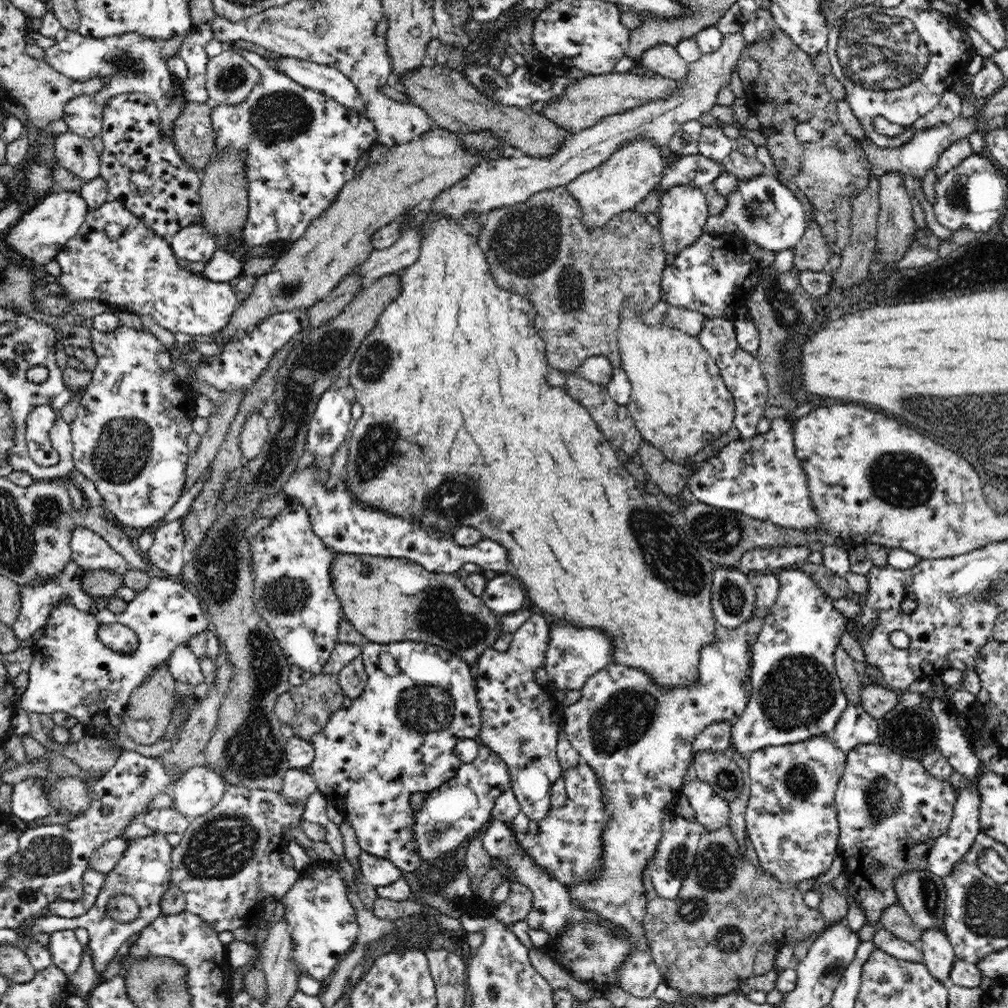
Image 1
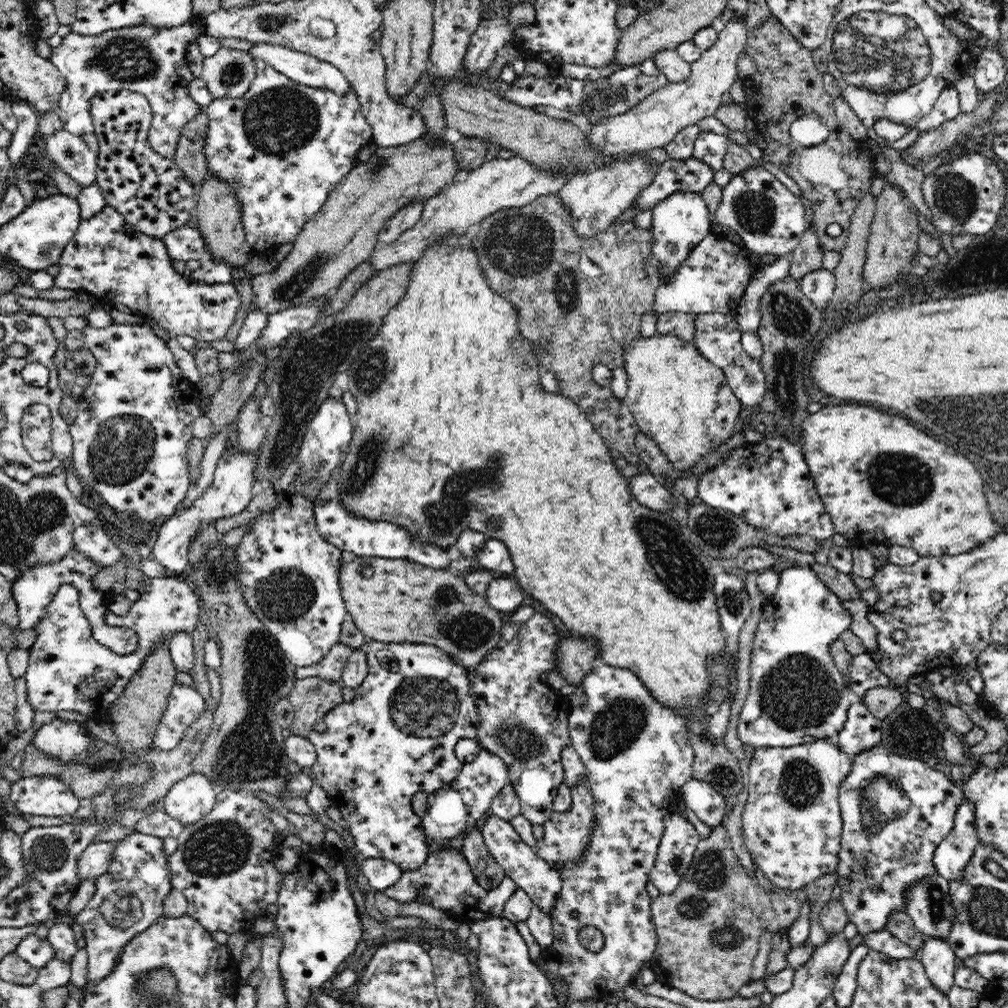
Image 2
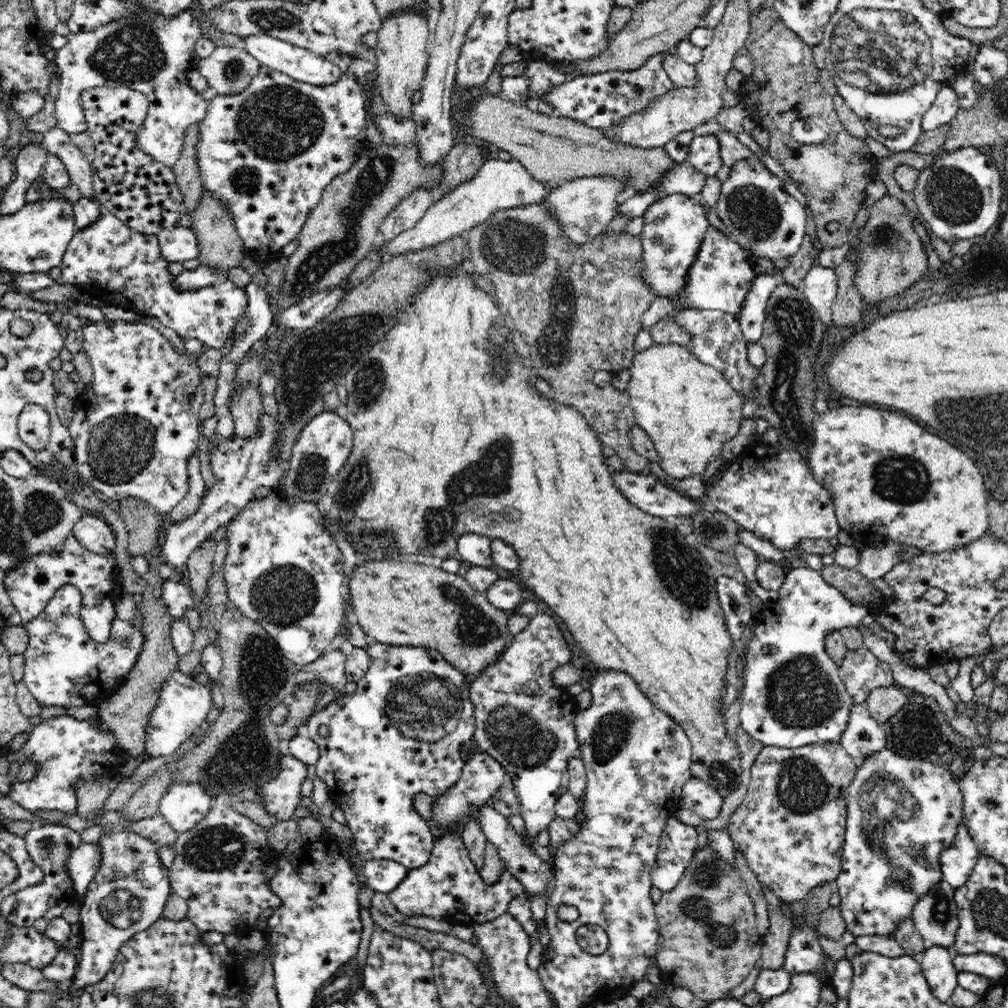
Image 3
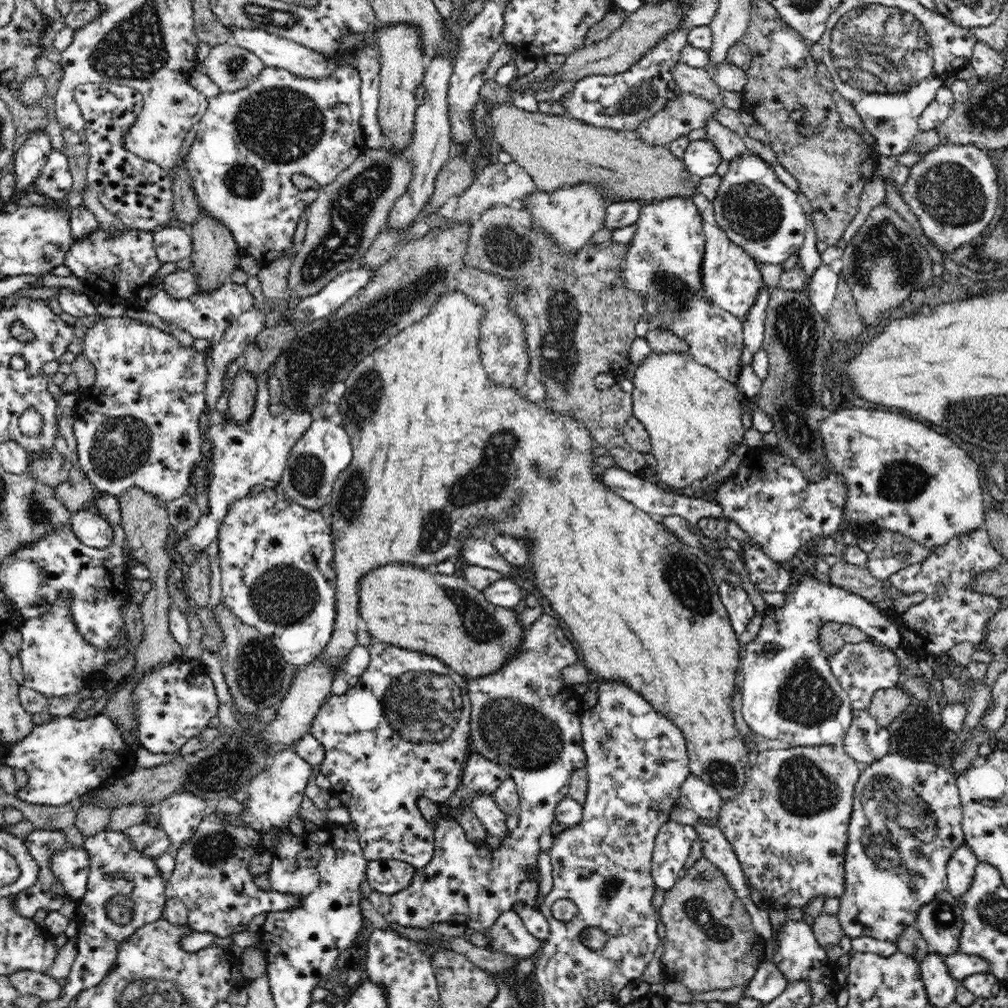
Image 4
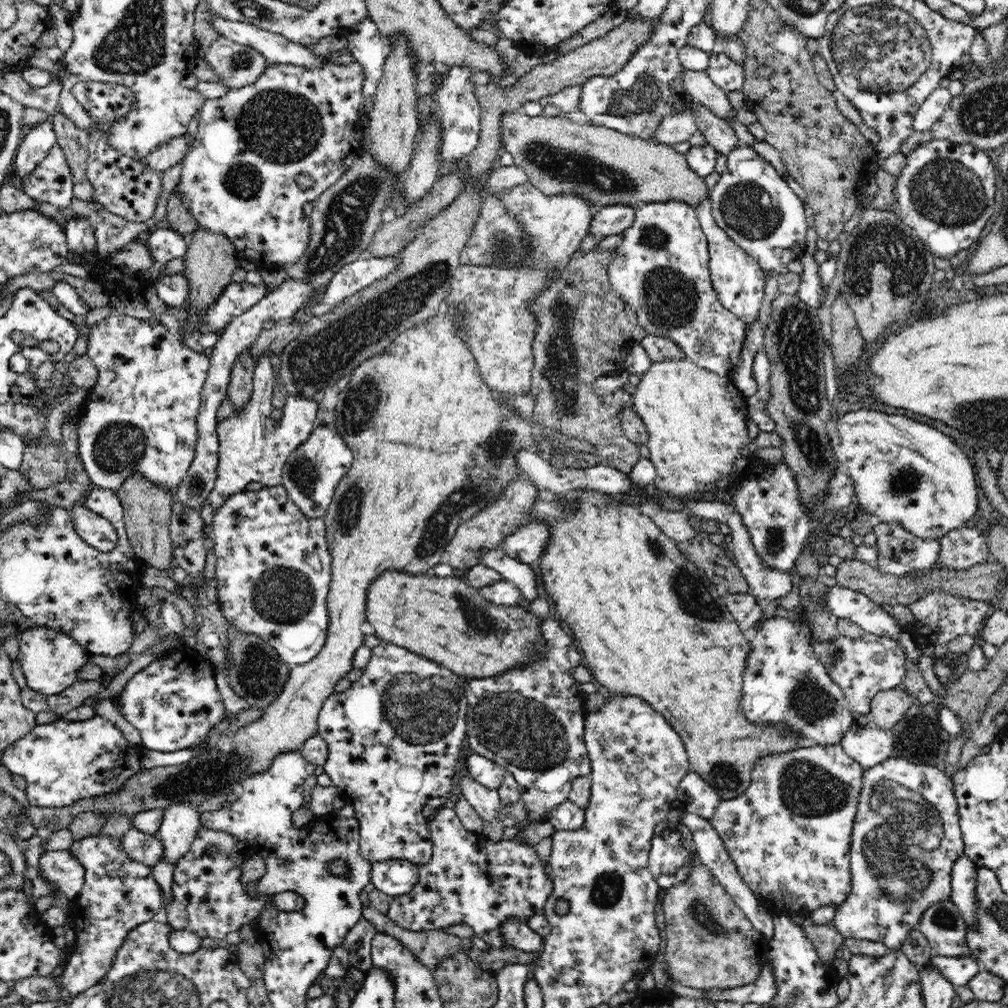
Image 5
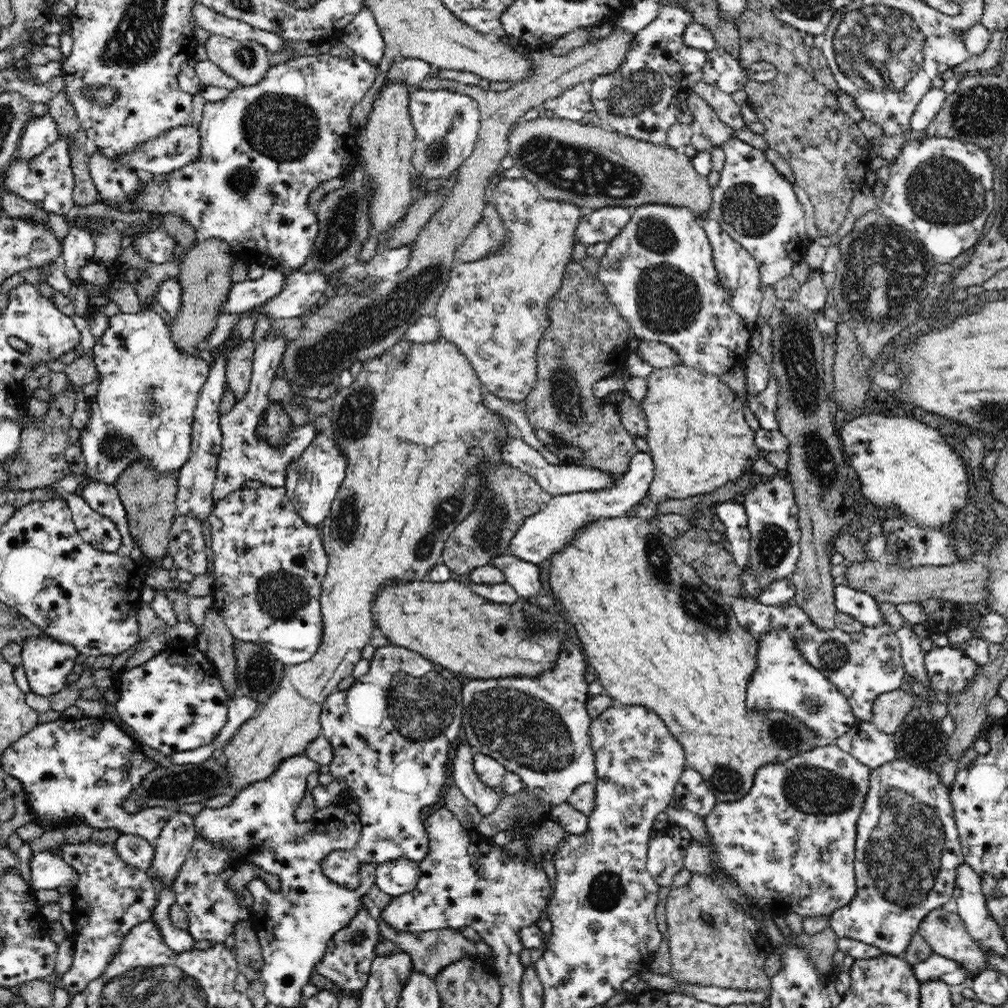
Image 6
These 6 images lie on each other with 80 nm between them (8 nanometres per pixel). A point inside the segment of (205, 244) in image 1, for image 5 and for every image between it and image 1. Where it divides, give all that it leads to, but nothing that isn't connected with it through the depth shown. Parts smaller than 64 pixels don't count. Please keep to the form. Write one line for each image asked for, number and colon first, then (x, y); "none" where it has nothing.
2: (186, 243)
3: (177, 244)
4: (171, 243)
5: (164, 244)

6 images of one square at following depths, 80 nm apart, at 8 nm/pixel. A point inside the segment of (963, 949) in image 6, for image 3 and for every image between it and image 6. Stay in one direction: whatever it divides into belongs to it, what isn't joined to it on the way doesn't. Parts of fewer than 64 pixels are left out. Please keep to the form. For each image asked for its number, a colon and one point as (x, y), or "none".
3: (935, 917)
4: (940, 922)
5: (944, 927)

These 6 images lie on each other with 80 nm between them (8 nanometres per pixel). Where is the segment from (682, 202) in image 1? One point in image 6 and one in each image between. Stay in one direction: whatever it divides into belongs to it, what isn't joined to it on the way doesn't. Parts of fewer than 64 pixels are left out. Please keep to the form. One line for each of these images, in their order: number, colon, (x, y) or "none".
2: (679, 222)
3: (674, 226)
4: (663, 262)
5: (661, 269)
6: (659, 272)

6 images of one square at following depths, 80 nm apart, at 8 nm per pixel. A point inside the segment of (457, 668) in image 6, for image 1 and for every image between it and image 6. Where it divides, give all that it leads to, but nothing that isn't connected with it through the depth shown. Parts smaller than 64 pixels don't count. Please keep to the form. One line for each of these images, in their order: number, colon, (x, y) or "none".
1: (387, 600)
2: (390, 600)
3: (397, 602)
4: (415, 608)
5: (428, 615)

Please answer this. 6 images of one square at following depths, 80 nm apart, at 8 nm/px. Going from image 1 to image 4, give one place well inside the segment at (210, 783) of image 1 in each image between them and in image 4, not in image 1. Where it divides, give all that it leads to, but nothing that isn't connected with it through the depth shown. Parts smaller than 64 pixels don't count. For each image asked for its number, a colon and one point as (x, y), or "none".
2: (191, 798)
3: (183, 805)
4: (180, 813)

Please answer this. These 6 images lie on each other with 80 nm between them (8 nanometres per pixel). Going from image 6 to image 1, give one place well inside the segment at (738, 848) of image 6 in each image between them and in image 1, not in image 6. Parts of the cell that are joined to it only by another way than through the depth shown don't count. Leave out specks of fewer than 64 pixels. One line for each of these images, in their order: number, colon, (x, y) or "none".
1: (791, 820)
2: (791, 823)
3: (790, 826)
4: (788, 827)
5: (789, 834)

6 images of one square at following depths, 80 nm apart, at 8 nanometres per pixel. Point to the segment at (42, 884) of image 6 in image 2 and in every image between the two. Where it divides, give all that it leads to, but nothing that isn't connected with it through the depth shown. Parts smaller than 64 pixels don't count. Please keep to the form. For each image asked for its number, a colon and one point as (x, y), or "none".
2: (96, 858)
3: (83, 863)
4: (72, 866)
5: (61, 868)

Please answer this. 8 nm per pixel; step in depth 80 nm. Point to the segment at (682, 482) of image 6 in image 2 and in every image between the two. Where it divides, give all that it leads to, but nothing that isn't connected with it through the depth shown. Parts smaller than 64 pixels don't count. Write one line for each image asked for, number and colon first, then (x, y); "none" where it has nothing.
2: (680, 400)
3: (688, 409)
4: (693, 416)
5: (695, 419)

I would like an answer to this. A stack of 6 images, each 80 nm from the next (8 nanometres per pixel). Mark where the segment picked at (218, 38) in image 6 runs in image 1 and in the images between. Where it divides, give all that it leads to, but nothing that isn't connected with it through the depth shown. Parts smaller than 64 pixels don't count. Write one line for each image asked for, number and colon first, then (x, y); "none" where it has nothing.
1: (230, 78)
2: (228, 73)
3: (229, 70)
4: (231, 67)
5: (237, 65)

